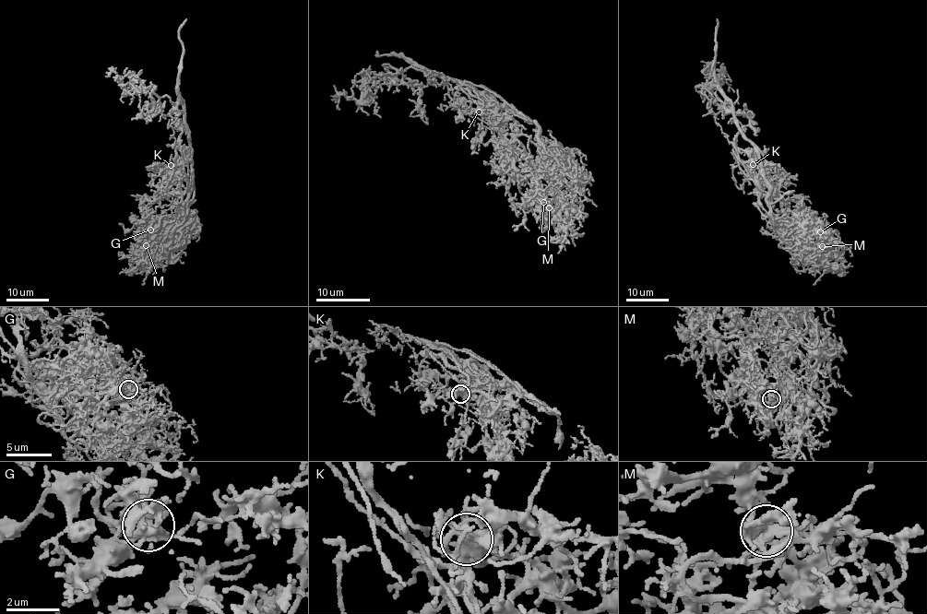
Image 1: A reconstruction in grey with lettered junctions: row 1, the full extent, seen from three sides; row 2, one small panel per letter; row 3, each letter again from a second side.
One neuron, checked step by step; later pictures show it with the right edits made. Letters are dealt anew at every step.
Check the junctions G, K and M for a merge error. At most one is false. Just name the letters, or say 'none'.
none

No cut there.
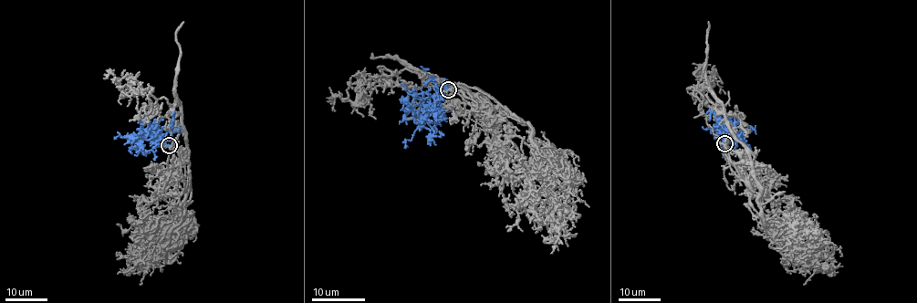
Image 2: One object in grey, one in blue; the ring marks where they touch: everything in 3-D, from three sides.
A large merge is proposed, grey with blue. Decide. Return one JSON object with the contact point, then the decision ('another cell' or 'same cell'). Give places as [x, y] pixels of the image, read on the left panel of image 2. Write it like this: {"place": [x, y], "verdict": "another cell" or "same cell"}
{"place": [169, 145], "verdict": "same cell"}

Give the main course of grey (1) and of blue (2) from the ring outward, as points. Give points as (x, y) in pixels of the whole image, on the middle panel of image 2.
1: (449, 89), (476, 87), (515, 120), (530, 122), (529, 198), (526, 182), (546, 197)
2: (448, 89), (436, 90), (431, 115), (411, 139), (406, 141), (406, 148)

